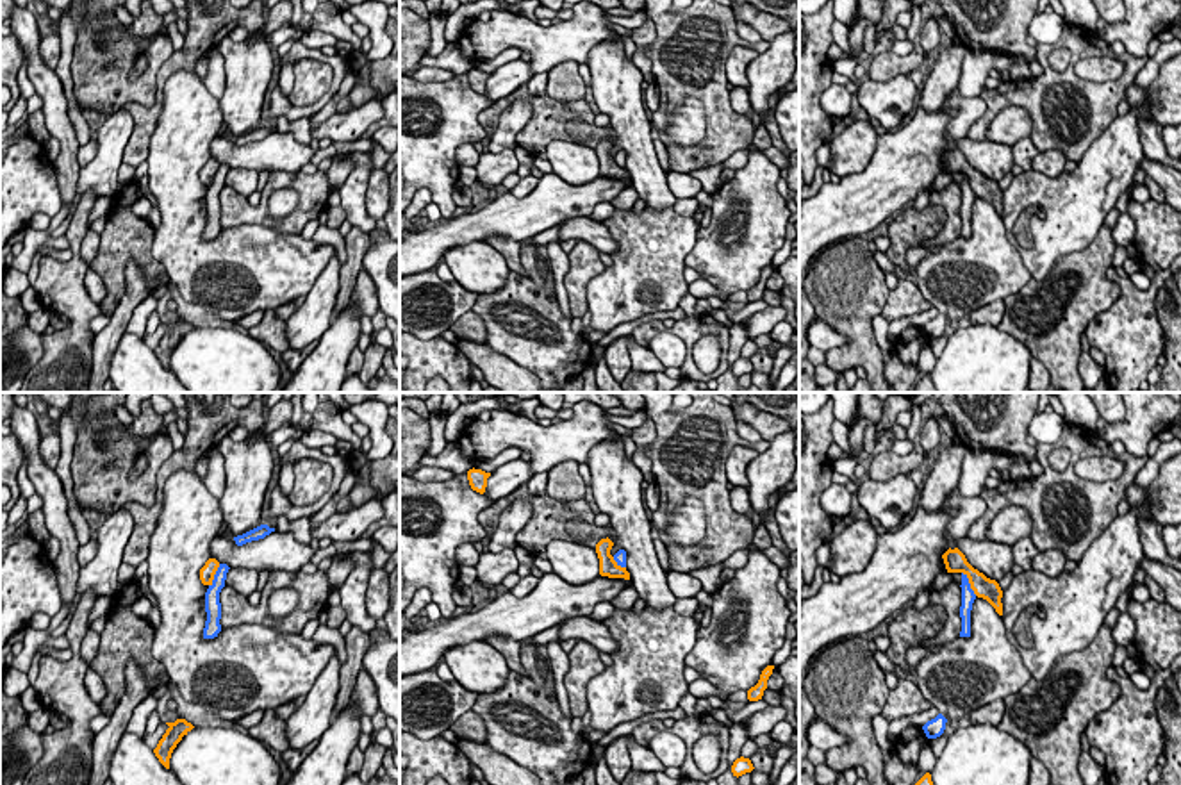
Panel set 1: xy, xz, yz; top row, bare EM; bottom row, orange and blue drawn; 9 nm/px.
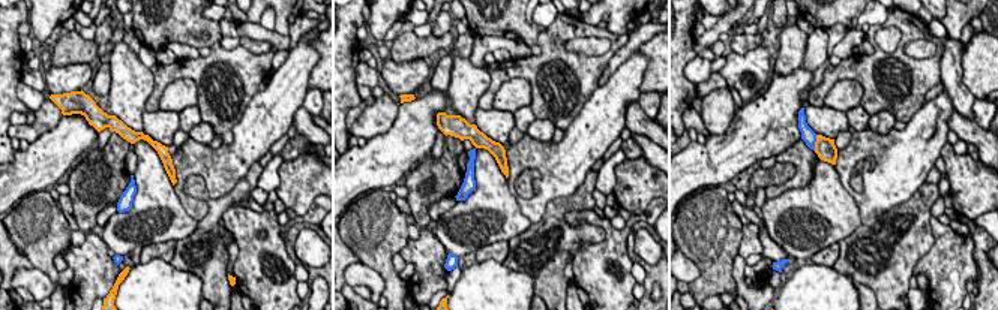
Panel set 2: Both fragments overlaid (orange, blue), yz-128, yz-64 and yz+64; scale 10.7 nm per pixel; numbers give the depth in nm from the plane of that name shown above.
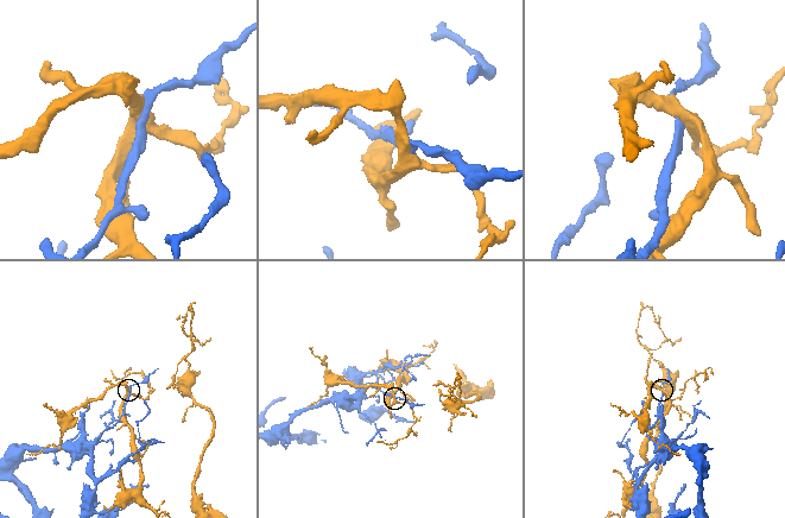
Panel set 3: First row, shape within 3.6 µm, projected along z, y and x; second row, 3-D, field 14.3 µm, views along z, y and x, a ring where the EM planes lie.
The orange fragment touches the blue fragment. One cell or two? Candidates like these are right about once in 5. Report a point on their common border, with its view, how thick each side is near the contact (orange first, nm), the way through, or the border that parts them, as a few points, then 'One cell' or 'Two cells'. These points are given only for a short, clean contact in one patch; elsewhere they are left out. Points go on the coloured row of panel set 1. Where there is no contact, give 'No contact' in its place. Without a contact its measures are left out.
Touches orange at yz (969, 582). Thickness 200 nm (orange) against 130 nm. Boundary: yz (962, 571), (976, 594). Two cells

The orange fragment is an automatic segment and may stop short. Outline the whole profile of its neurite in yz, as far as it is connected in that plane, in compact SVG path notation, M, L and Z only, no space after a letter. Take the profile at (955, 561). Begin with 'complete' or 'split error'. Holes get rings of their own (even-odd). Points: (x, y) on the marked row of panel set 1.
complete; M949 548L942 555L942 558L947 573L963 573L969 578L974 594L978 598L987 599L995 608L995 612L1003 616L1003 603L1001 603L1003 591L995 580L990 580L983 573L974 569L958 548L954 550Z

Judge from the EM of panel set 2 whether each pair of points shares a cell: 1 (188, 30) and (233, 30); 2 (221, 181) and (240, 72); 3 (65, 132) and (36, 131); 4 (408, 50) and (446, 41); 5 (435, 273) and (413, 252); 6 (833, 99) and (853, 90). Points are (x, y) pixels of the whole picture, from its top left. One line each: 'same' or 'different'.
1: different
2: different
3: different
4: same
5: same
6: same

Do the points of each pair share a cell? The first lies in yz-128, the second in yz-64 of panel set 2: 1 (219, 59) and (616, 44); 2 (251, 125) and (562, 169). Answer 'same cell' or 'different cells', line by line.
1: same cell
2: same cell

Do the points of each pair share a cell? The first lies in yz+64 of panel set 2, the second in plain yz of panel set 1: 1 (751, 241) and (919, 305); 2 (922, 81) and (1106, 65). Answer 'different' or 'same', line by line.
1: same
2: different

